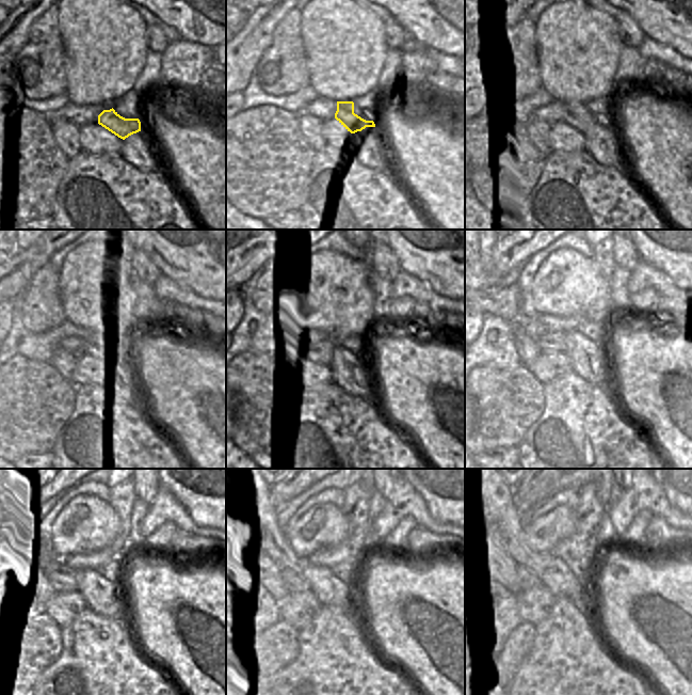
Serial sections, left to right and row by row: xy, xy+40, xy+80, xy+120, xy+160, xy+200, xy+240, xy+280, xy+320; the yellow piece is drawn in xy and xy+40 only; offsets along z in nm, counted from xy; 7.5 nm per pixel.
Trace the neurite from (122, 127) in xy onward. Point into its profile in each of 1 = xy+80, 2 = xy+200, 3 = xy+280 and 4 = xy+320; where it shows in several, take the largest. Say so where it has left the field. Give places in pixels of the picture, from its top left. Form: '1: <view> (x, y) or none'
1: xy+80 (577, 110)
2: xy+200 (553, 341)
3: xy+280 (292, 582)
4: xy+320 (528, 580)

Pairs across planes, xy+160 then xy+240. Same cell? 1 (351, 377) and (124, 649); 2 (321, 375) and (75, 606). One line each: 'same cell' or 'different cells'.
1: different cells
2: same cell

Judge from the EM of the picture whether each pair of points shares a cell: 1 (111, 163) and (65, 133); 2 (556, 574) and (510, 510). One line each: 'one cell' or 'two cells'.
1: two cells
2: one cell

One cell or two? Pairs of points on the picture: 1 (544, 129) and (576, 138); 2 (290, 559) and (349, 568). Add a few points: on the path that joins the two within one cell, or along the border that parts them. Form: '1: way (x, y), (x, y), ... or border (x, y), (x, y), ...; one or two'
1: way (551, 135), (568, 137); one
2: border (331, 569), (343, 582), (351, 584); two

